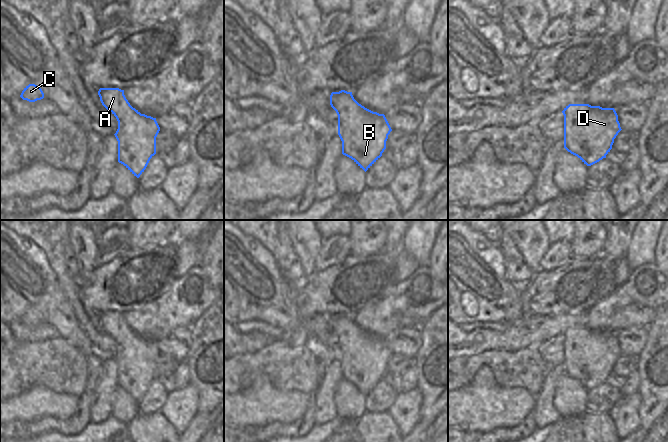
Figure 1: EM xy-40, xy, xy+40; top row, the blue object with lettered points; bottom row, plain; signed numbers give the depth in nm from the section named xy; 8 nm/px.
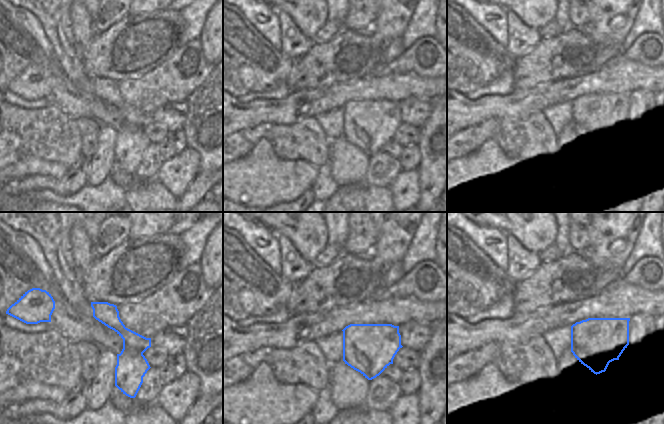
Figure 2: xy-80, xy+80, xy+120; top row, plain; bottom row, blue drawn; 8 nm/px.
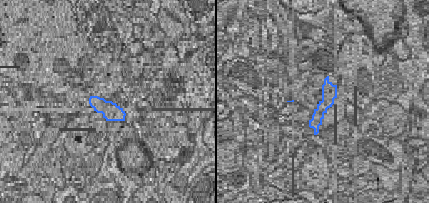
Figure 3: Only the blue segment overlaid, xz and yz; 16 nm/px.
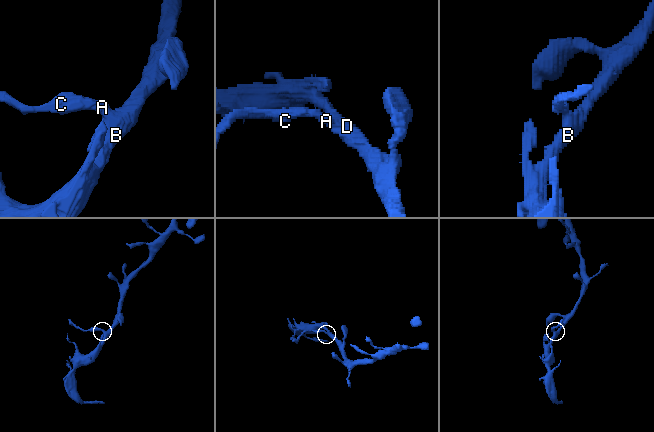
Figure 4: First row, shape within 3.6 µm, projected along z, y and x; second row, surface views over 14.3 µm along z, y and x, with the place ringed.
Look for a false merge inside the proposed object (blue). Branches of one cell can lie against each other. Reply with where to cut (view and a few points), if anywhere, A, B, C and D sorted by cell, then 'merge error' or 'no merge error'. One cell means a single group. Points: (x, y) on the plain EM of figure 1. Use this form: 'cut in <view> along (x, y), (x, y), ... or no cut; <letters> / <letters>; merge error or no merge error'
no cut; A B C D; no merge error

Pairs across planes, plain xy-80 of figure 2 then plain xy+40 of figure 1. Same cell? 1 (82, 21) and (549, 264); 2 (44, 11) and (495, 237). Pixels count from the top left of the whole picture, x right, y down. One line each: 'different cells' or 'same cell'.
1: different cells
2: same cell

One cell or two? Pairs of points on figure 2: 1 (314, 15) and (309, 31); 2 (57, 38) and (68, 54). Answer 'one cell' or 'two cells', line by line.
1: one cell
2: one cell

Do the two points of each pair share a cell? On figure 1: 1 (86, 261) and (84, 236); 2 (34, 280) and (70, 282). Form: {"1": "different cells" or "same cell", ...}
{"1": "same cell", "2": "different cells"}

